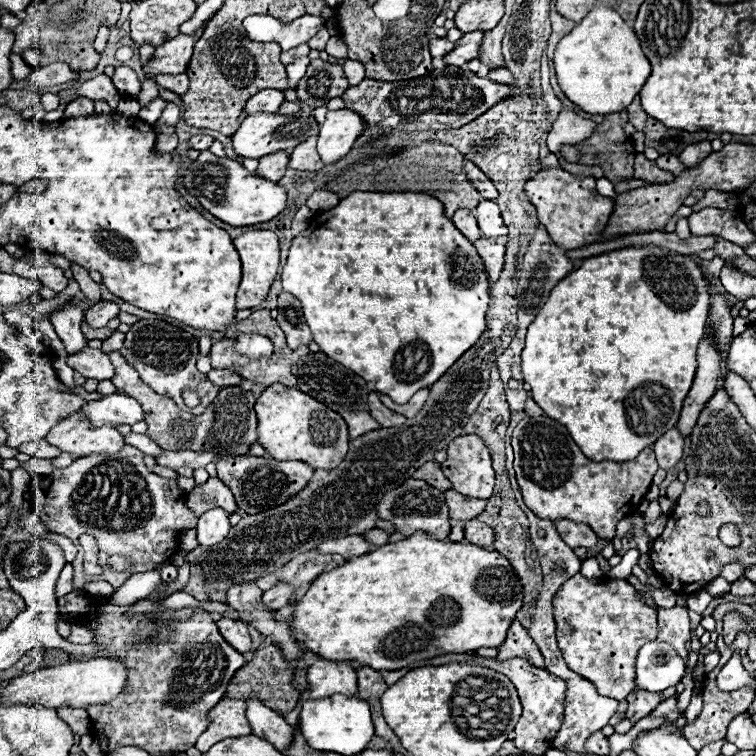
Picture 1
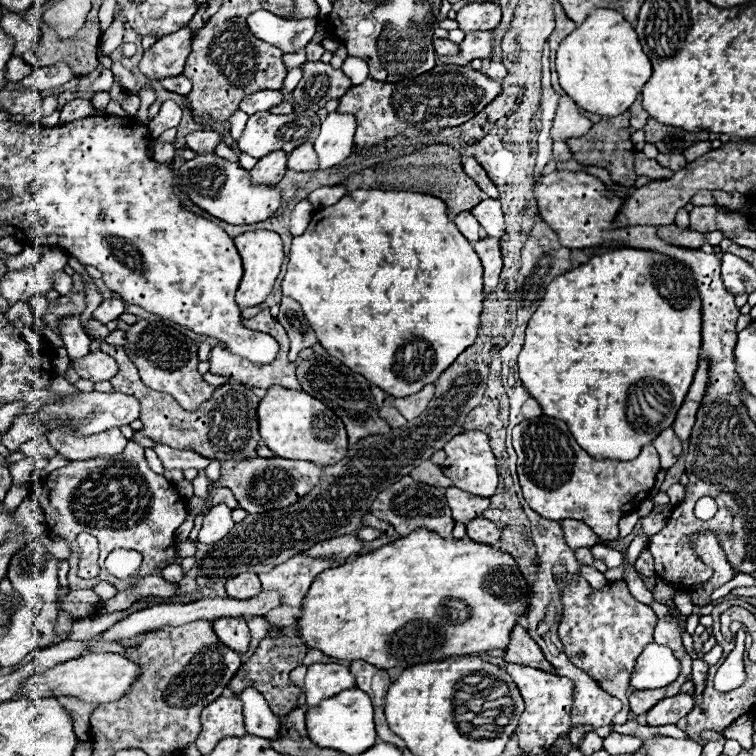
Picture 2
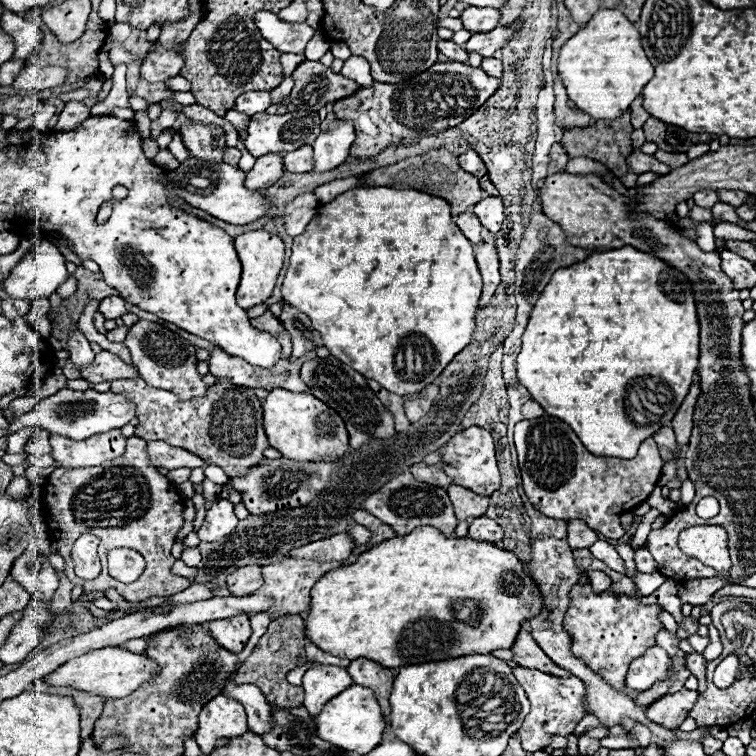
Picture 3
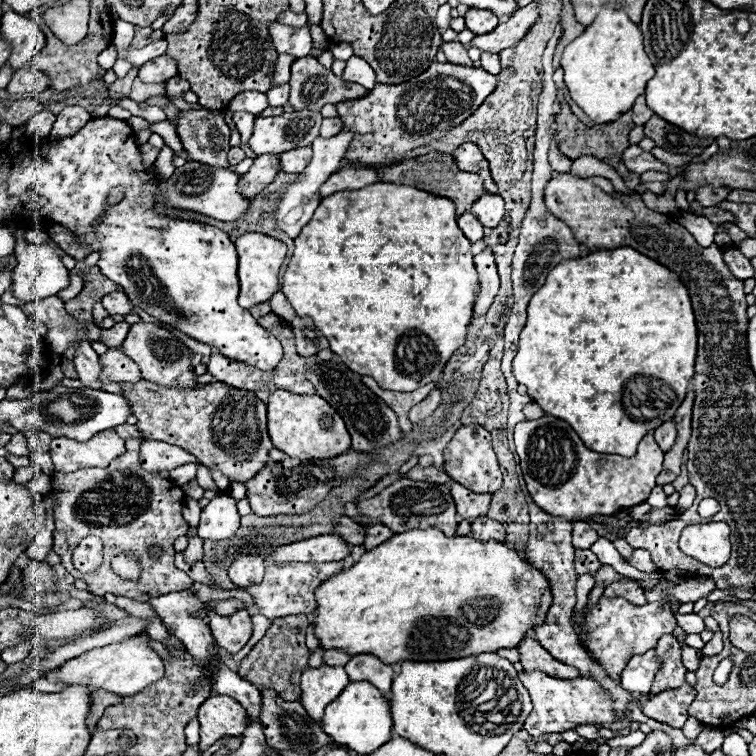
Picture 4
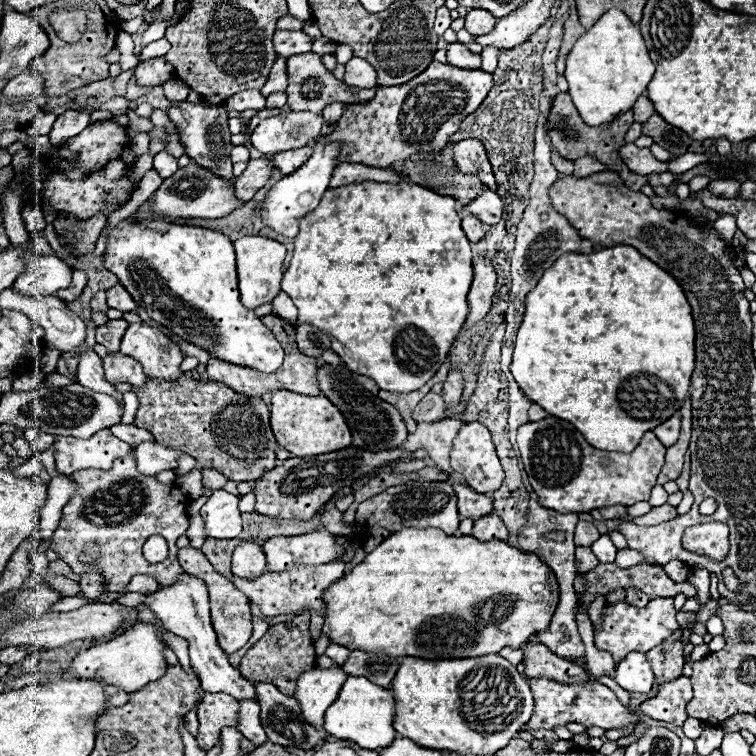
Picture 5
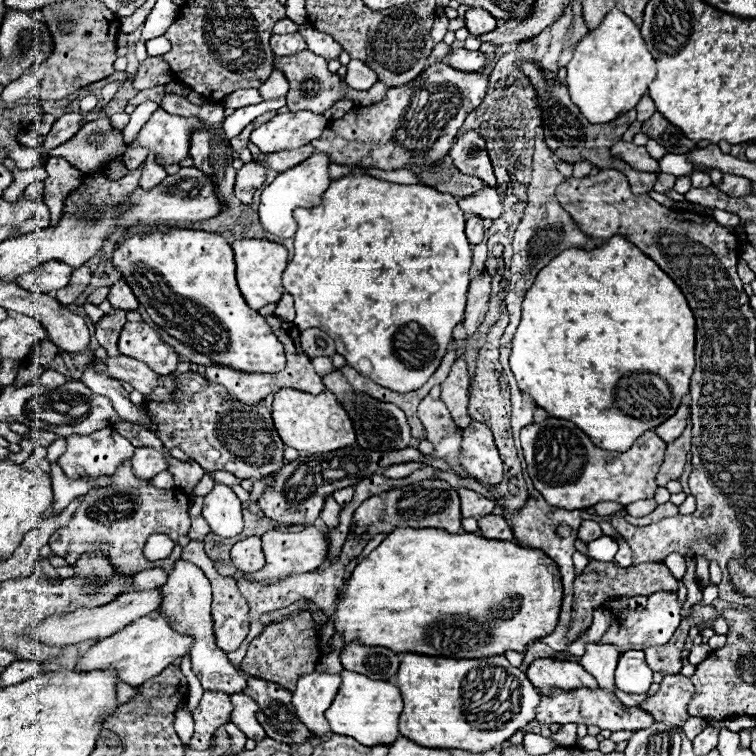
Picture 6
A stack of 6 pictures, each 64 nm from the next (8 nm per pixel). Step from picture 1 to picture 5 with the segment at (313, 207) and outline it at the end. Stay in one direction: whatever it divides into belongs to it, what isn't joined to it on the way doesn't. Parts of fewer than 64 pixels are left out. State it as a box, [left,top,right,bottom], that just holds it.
[328,164,402,190]

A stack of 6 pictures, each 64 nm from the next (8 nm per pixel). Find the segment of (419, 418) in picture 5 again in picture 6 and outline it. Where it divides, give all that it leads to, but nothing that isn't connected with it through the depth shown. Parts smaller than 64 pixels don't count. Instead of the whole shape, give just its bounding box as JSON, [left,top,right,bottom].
[416,396,454,442]

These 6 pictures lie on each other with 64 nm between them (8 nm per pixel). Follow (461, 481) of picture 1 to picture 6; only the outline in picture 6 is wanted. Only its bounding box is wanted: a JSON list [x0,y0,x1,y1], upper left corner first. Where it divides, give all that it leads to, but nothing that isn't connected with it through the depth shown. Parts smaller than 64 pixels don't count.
[458,422,502,486]

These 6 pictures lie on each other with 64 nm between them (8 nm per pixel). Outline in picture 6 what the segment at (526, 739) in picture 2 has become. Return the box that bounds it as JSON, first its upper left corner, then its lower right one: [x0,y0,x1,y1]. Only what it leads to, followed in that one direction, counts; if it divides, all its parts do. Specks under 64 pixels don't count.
[536,688,654,730]

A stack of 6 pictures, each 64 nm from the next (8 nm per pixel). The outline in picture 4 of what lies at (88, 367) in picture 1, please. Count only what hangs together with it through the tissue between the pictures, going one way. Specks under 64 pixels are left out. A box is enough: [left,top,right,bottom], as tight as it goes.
[100,350,140,382]

